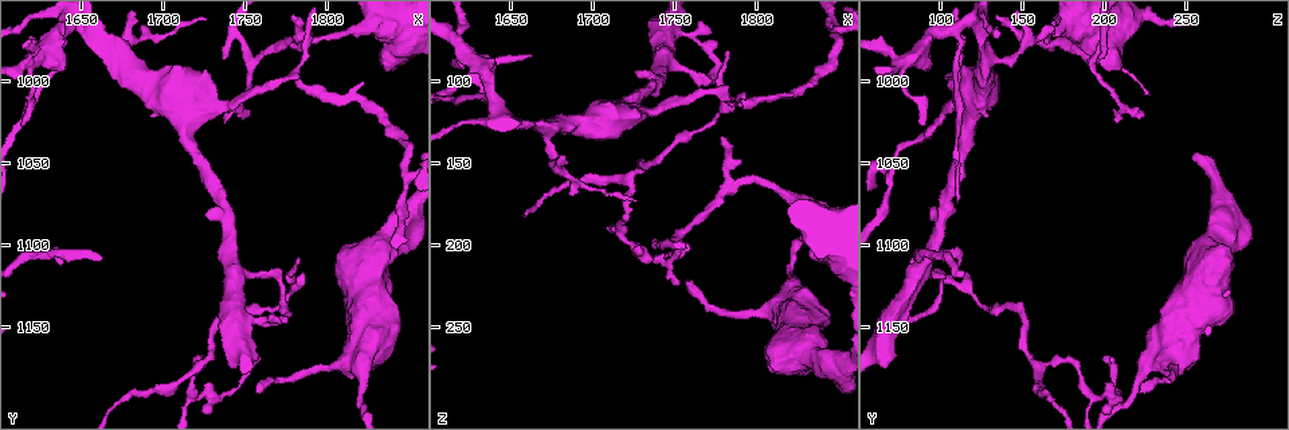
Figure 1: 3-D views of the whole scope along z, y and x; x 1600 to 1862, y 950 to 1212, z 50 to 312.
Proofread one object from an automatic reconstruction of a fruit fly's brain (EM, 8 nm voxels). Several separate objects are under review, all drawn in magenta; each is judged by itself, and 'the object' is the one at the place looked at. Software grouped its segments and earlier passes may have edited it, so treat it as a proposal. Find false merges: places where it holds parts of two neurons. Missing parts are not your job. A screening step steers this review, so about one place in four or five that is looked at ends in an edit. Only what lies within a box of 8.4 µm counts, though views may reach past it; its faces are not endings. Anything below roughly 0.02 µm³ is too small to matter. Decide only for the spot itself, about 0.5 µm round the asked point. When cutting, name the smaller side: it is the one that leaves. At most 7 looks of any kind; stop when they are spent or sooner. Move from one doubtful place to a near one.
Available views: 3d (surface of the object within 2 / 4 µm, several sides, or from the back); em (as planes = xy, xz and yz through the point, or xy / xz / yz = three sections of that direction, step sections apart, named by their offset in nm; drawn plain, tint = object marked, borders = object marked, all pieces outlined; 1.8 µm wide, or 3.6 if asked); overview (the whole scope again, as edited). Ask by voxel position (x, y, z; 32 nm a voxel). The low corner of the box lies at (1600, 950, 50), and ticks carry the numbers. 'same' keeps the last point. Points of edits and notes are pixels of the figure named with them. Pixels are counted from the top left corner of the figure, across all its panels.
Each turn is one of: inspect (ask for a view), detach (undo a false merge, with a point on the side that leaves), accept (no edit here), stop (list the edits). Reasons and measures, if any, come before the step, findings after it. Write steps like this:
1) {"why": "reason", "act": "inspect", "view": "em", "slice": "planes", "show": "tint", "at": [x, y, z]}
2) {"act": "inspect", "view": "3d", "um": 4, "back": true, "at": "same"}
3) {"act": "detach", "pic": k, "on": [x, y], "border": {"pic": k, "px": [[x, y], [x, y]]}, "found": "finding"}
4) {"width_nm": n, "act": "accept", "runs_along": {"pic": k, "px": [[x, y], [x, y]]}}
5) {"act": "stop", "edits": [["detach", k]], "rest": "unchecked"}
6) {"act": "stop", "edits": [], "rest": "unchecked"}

{"why": "narrows sharply", "act": "inspect", "view": "em", "slice": "planes", "show": "tint", "at": [1848, 1056, 70]}

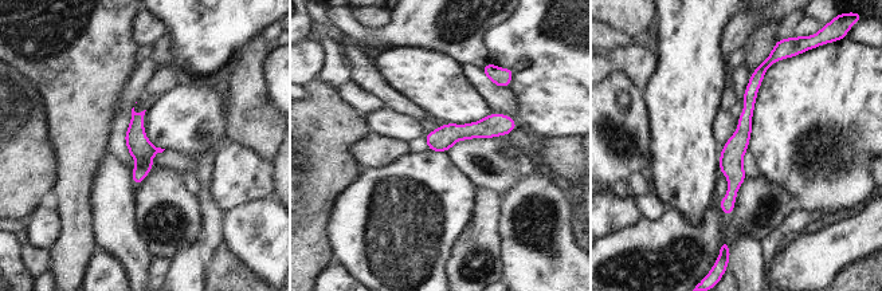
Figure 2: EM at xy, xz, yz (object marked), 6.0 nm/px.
{"width_nm": 140, "act": "accept", "runs_along": {"pic": 2, "px": [[763, 67], [733, 150], [726, 211]]}, "found": "one neuron here"}

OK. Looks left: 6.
{"why": "three arms meet", "act": "inspect", "view": "3d", "um": 2, "at": [1742, 1112, 88]}

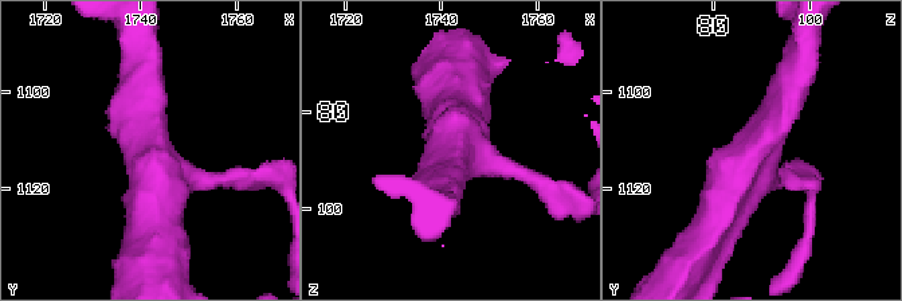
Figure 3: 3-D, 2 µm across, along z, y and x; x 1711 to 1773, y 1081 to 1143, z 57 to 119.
{"arms": 3, "act": "inspect", "view": "em", "slice": "xz", "step": 4, "show": "tint", "at": [1743, 1113, 89]}

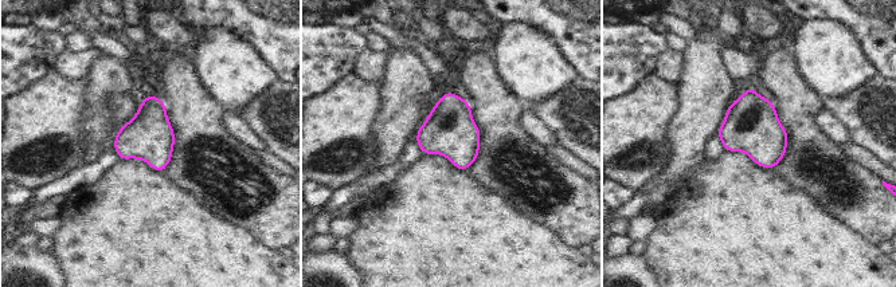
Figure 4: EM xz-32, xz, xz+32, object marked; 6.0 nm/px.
{"why": "another direction", "act": "inspect", "view": "em", "slice": "planes", "show": "tint", "at": "same"}

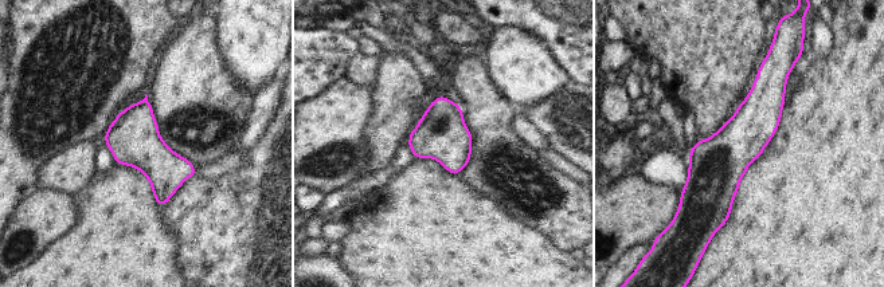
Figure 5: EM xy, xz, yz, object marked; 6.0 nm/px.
{"act": "accept", "runs_along": {"pic": 5, "px": [[765, 70], [716, 165], [716, 223]]}, "found": "continuous, no second neuron"}

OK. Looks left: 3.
{"why": "sudden change in width", "act": "inspect", "view": "em", "slice": "xz", "step": 8, "show": "borders", "at": [1674, 988, 126]}

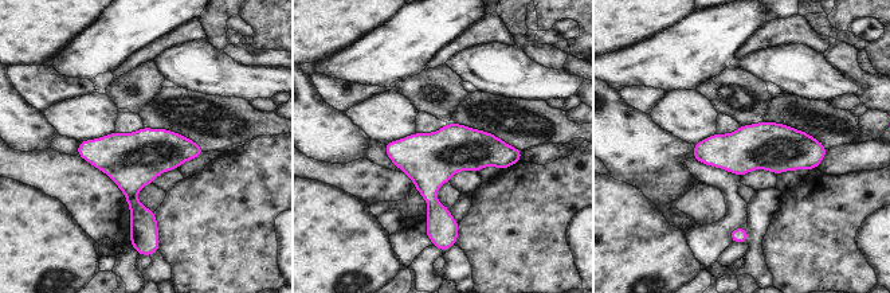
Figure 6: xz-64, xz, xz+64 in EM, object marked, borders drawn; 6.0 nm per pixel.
{"act": "inspect", "view": "em", "slice": "planes", "show": "borders", "at": "same"}

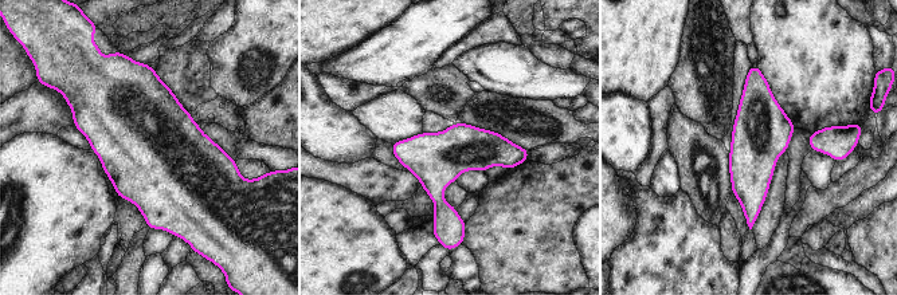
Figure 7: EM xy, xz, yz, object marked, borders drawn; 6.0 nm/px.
{"act": "accept", "runs_along": {"pic": 7, "px": [[755, 69], [749, 220]]}, "found": "all the same neuron"}

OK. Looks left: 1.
{"act": "stop", "edits": [], "rest": "unchecked"}

